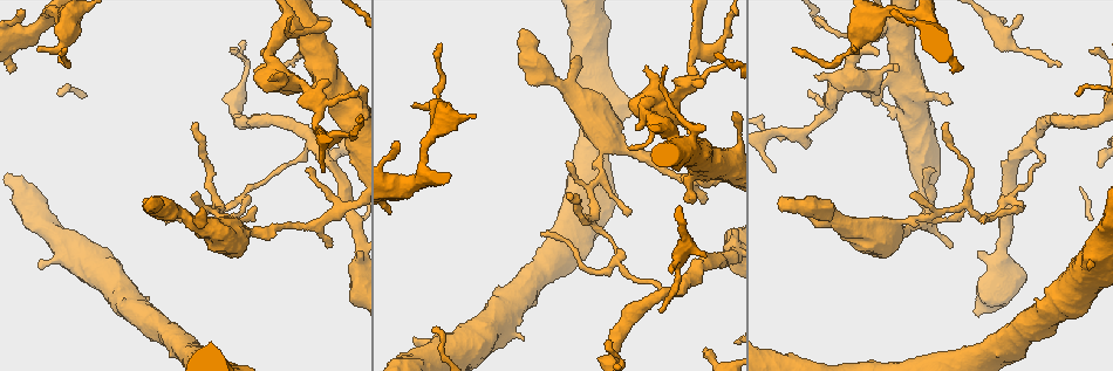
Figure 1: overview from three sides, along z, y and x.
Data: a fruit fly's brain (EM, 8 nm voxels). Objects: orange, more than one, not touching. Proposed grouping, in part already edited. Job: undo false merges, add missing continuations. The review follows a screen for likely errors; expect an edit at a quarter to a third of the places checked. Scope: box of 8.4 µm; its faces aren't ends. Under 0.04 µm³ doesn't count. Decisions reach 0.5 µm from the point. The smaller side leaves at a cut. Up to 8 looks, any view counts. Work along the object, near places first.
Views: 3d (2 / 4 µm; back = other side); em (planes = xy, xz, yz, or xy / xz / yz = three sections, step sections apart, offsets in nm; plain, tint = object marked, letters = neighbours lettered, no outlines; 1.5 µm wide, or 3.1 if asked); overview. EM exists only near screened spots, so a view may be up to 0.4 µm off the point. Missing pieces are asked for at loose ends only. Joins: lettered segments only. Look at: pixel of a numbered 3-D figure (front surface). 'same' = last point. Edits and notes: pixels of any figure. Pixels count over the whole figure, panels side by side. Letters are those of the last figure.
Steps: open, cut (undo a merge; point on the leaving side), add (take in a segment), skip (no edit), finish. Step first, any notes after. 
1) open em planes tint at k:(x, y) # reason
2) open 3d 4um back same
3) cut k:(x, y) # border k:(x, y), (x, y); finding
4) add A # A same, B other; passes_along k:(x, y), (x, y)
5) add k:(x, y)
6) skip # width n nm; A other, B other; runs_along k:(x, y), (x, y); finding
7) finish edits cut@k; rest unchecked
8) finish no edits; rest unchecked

open 3d 2um at 1:(573, 196) # thin end

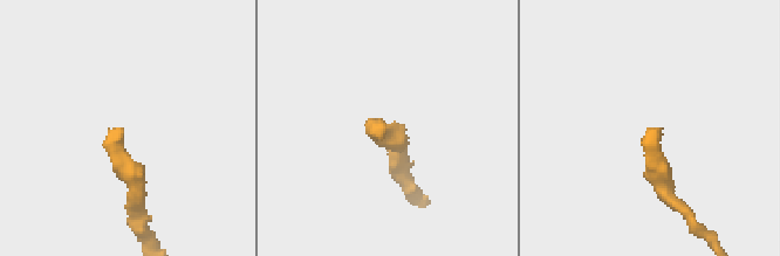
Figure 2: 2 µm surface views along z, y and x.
open em planes letters at 2:(647, 128) # need the tissue

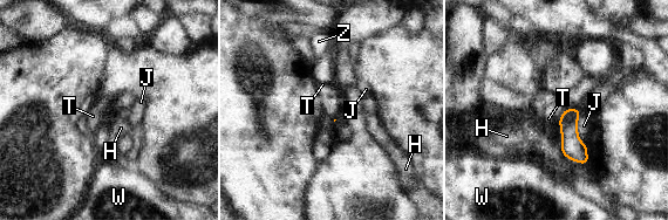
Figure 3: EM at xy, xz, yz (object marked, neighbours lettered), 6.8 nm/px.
skip # H other, J other, T other, W other, Z other; border 3:(565, 109), (556, 122); no lettered segment goes on from it

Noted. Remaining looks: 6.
open em planes letters at 1:(520, 30) # branch stops here

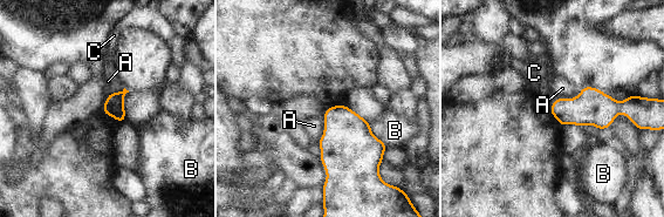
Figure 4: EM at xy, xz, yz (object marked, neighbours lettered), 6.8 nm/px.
skip # A other, B other, C other; none of them fits

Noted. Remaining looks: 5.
open 3d 4um at 1:(1090, 262) # an open end

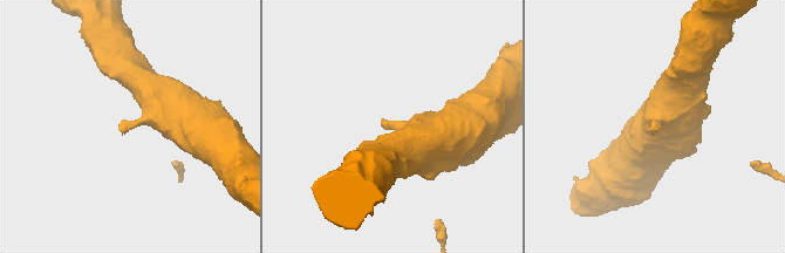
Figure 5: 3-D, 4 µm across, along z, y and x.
open em xy step 8 plain at 5:(121, 126)

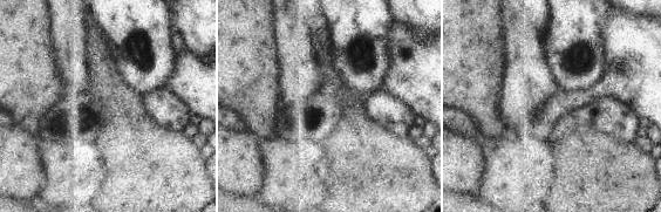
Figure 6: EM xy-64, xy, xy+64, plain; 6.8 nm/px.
open em xy step 8 letters same

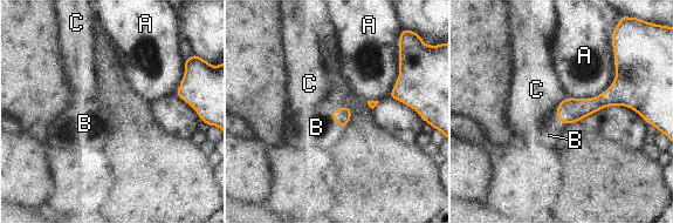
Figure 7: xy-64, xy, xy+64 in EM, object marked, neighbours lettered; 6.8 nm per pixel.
add 7:(316, 127) # A other, B same, C other; passes_along 7:(342, 116), (332, 119), (316, 127); it goes on there

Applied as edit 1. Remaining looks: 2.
finish edits add@7; rest unchecked

